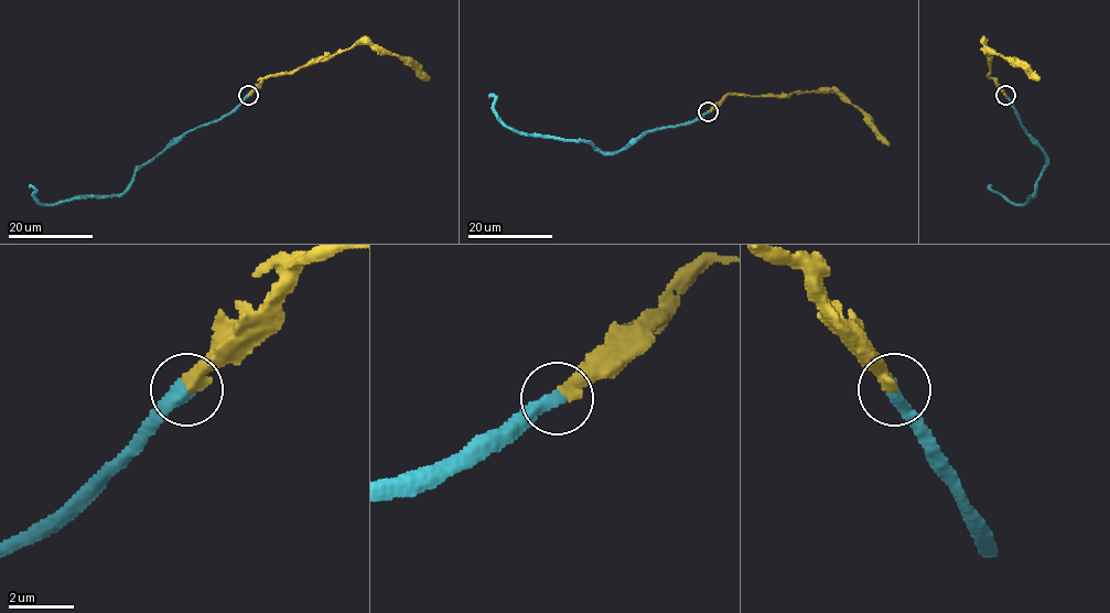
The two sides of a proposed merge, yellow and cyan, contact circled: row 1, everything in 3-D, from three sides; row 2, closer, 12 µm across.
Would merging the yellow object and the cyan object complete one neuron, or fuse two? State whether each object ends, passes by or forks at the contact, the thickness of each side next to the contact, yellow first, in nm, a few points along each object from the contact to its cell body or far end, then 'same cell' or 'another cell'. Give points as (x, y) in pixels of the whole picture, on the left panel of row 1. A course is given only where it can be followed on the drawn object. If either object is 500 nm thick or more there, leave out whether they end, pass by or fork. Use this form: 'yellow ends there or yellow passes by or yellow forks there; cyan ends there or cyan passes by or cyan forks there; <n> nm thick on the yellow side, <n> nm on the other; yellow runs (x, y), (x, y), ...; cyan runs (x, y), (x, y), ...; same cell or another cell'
yellow ends there; cyan ends there; 400 nm thick on the yellow side, 400 nm on the other; yellow runs (249, 95), (263, 78), (293, 73), (357, 44), (381, 46), (411, 62), (429, 79); cyan runs (249, 95), (219, 119), (174, 138), (136, 173), (132, 182), (119, 194), (75, 197), (42, 205), (29, 184); same cell

